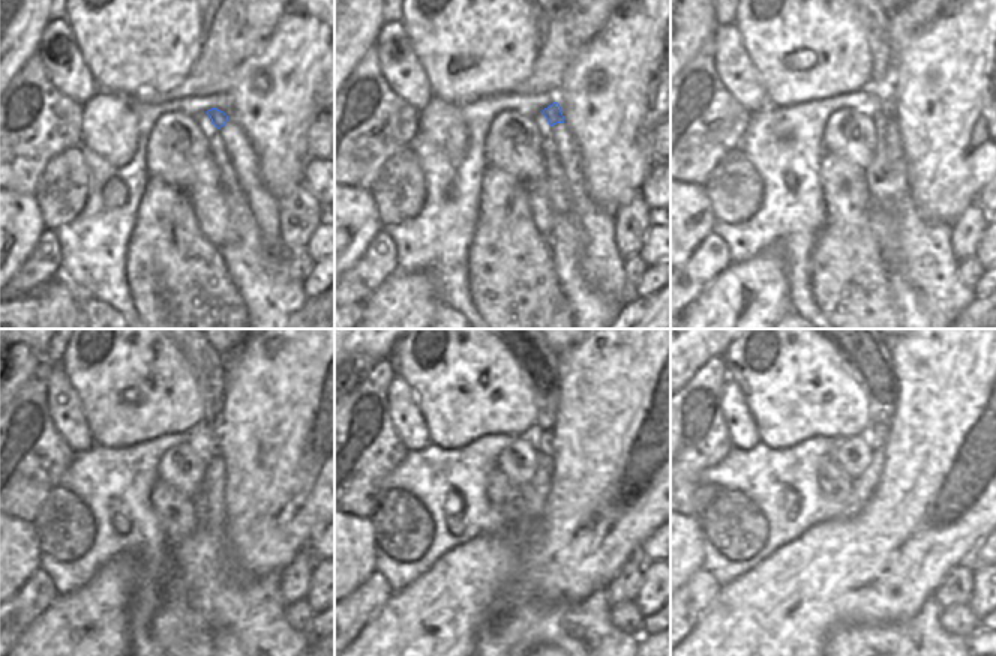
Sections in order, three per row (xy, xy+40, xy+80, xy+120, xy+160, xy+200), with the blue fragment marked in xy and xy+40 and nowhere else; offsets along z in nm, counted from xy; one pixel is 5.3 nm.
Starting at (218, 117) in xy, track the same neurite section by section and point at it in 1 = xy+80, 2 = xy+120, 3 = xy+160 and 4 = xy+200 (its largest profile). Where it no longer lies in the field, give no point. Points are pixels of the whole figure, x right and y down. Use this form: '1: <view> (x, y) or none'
1: xy+80 (887, 110)
2: xy+120 (210, 440)
3: xy+160 (542, 443)
4: xy+200 (878, 434)

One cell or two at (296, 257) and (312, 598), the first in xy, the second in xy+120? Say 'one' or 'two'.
two

